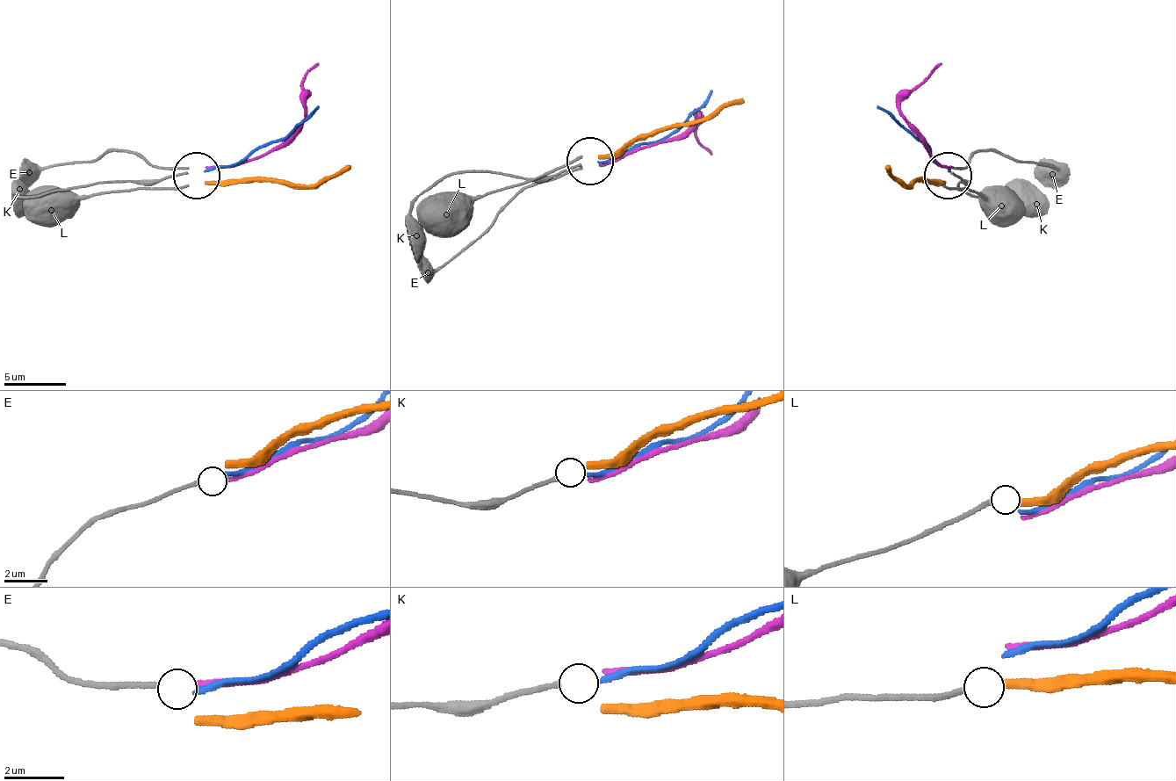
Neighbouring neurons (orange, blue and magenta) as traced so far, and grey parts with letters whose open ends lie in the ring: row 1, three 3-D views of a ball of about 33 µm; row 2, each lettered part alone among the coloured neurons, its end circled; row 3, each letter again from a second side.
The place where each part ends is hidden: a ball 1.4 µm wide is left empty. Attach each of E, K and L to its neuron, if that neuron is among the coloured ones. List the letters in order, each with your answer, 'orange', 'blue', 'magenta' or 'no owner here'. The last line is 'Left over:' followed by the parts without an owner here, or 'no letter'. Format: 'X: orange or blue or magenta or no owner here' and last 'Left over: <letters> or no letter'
E: magenta
K: blue
L: no owner here
Left over: L

